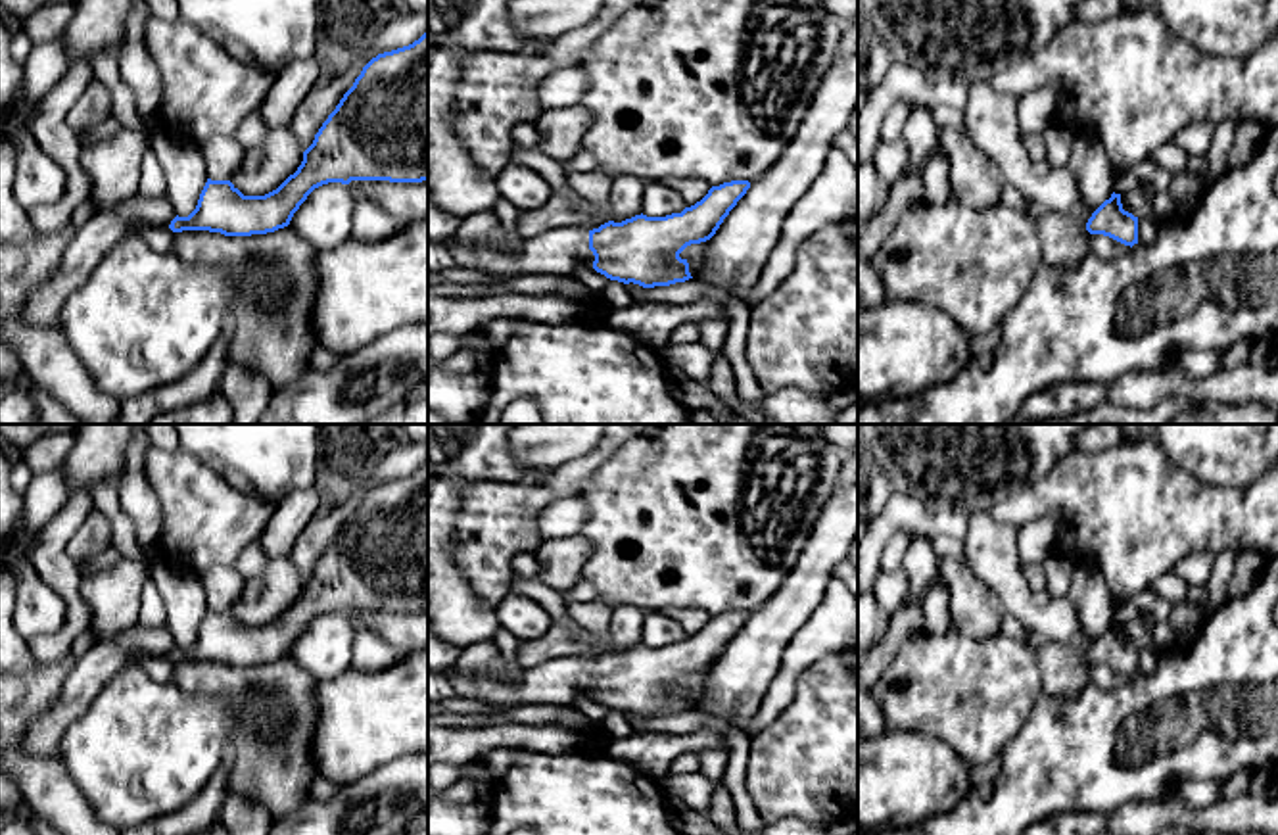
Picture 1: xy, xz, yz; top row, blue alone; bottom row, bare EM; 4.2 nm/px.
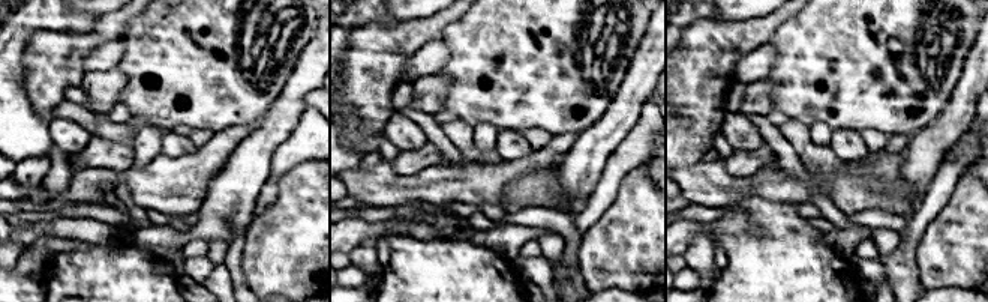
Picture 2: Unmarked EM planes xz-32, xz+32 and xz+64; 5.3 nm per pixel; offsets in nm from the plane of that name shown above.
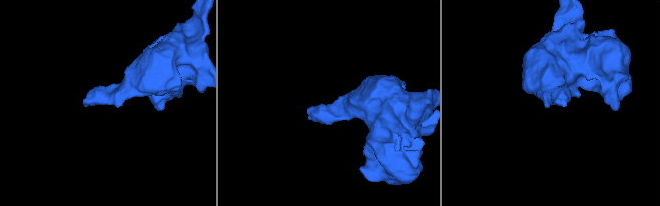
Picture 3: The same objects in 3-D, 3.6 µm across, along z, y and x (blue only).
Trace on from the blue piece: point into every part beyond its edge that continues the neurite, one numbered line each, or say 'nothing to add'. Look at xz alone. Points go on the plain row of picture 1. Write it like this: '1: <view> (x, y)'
1: xz (557, 682)

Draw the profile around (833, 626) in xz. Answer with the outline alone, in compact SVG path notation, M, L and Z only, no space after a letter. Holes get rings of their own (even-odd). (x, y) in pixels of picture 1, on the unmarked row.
M833 578L812 616L789 639L781 666L746 733L766 729L793 701L798 674L827 653L844 653L858 643L858 599Z

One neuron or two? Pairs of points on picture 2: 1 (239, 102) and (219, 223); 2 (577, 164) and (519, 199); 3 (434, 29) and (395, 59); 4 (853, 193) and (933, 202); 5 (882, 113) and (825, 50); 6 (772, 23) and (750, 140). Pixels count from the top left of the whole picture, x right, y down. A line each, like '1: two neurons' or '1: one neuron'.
1: two neurons
2: two neurons
3: one neuron
4: two neurons
5: one neuron
6: two neurons

